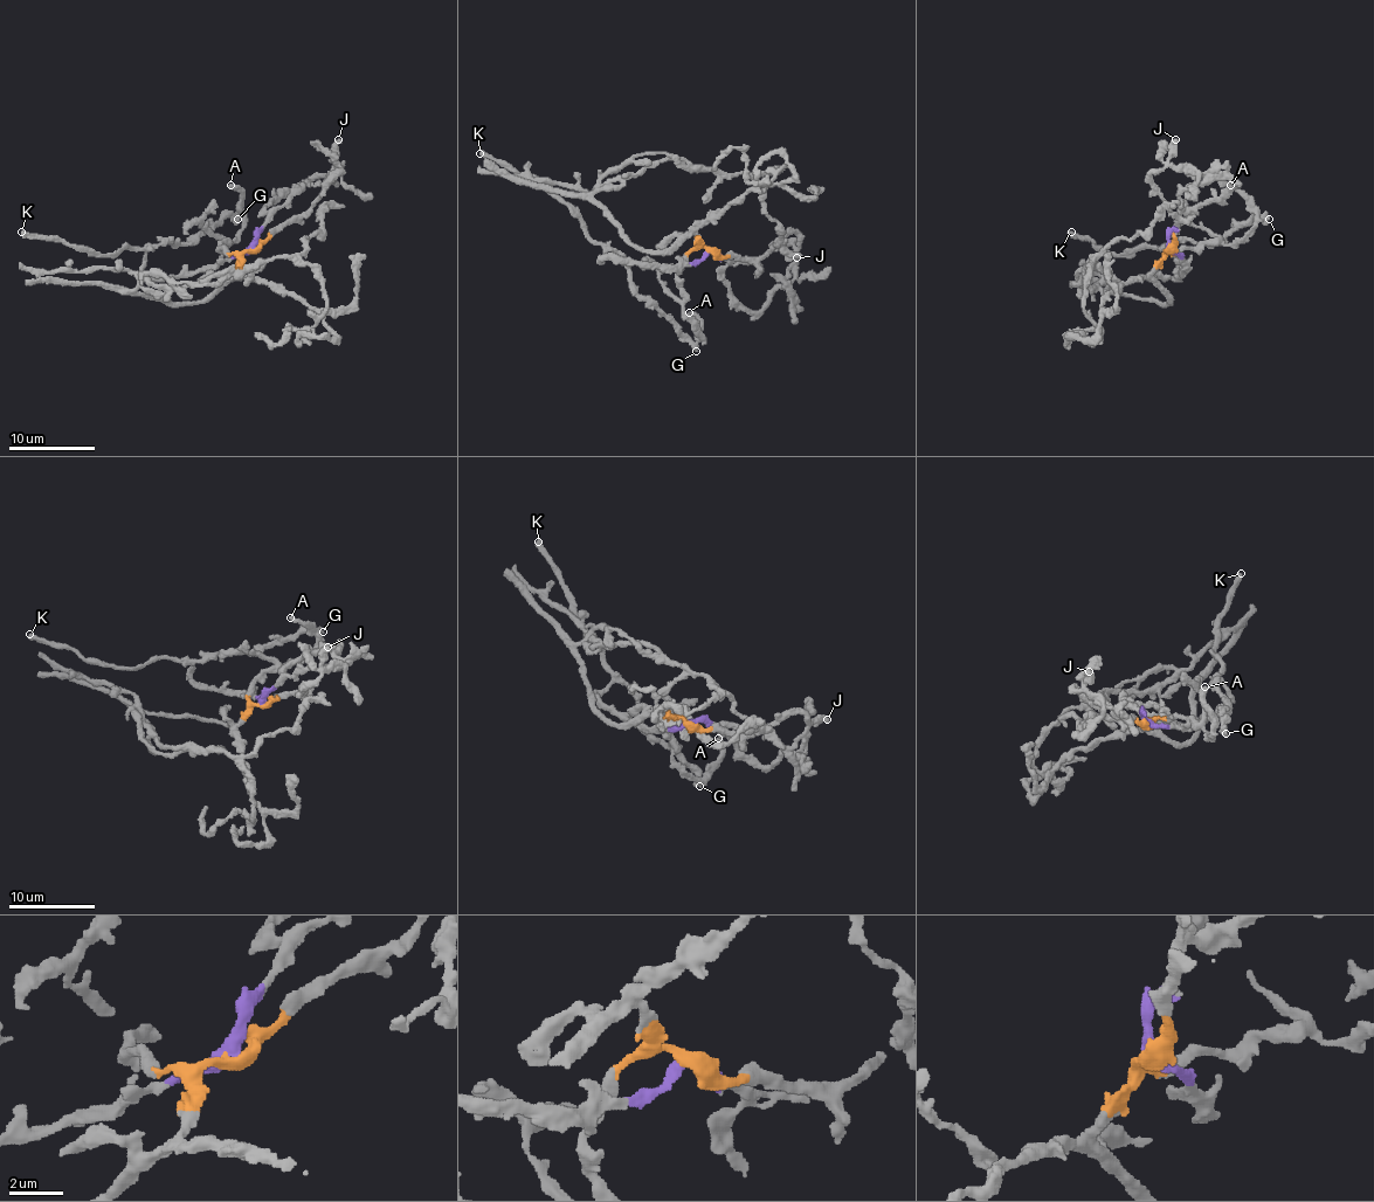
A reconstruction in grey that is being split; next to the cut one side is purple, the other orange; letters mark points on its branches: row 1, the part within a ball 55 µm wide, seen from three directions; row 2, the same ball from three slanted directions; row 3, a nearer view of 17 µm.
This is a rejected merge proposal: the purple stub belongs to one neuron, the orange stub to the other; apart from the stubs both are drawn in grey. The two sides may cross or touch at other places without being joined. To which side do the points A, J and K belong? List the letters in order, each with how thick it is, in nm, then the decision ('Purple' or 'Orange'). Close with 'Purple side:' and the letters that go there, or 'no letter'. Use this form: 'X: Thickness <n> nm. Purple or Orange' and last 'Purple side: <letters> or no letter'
A: Thickness 360 nm. Orange
J: Thickness 460 nm. Orange
K: Thickness 400 nm. Purple
Purple side: K

